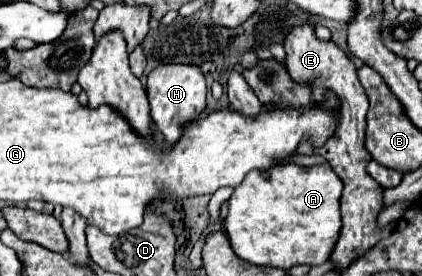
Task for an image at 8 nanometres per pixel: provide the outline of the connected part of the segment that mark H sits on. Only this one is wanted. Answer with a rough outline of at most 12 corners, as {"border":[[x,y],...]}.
{"border":[[201,67],[147,75],[151,117],[167,143],[205,111]]}

